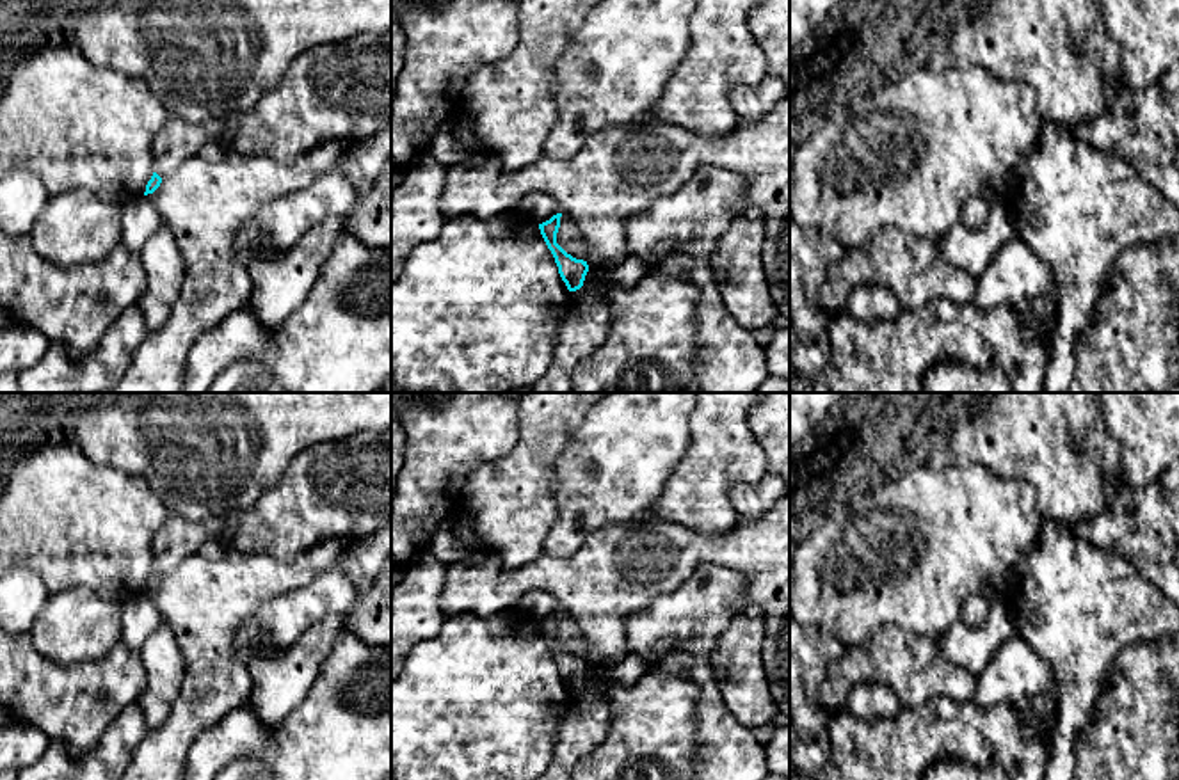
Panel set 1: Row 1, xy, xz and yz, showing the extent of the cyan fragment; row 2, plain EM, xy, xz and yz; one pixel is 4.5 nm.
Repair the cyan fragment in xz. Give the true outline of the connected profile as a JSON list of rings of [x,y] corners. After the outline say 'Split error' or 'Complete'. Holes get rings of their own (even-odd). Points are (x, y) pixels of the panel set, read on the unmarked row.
[[[562,611],[553,613],[549,618],[539,622],[539,627],[541,627],[541,633],[548,643],[548,647],[551,649],[551,652],[555,656],[558,672],[560,672],[562,679],[565,681],[567,688],[576,689],[583,684],[585,673],[589,670],[589,663],[583,657],[573,656],[557,641],[560,615],[562,615]]]. Complete

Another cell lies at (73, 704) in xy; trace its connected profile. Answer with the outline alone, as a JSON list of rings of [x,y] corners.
[[[0,627],[0,709],[7,711],[14,723],[36,727],[50,741],[62,743],[75,759],[92,750],[121,711],[137,702],[146,689],[146,681],[140,654],[130,650],[121,641],[94,661],[62,665],[41,656],[28,633],[7,633]]]

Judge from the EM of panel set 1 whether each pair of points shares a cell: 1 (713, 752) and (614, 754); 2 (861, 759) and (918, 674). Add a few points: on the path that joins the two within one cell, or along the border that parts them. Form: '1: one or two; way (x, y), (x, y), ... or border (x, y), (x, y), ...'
1: two; border (696, 711), (699, 725), (697, 761)
2: two; border (943, 695), (932, 697), (918, 708), (902, 708)

